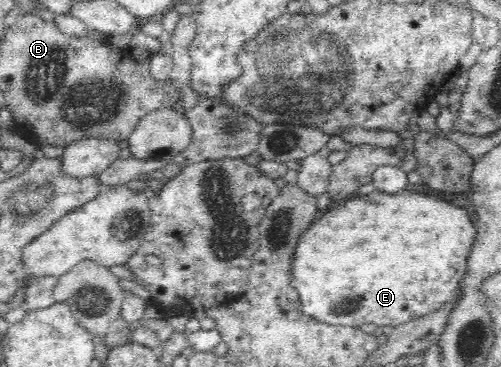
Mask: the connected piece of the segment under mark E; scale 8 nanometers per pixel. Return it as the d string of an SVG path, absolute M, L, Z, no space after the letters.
M376 190L333 203L298 240L288 284L296 290L301 314L321 325L360 327L372 323L390 330L440 308L467 273L477 229L470 208L453 206L424 192L387 194Z

